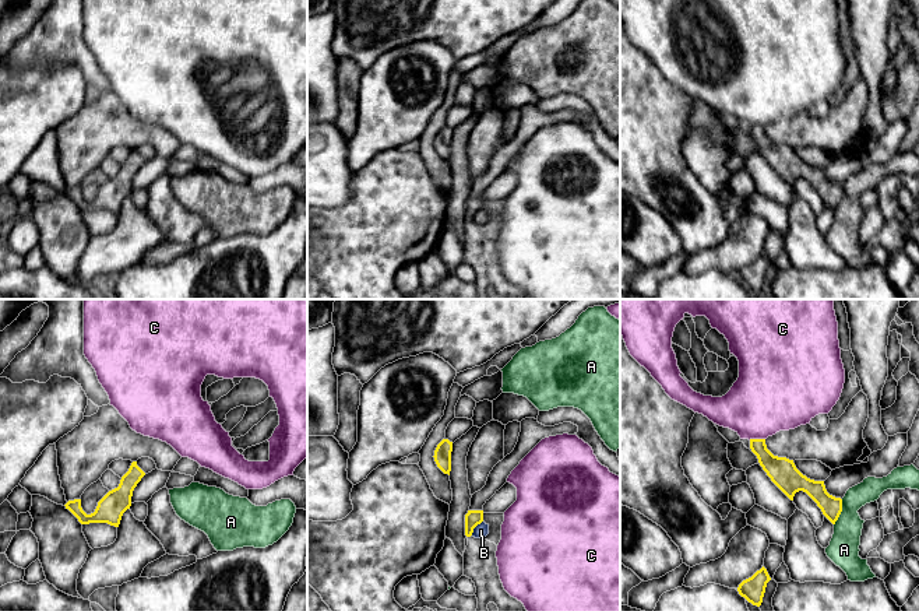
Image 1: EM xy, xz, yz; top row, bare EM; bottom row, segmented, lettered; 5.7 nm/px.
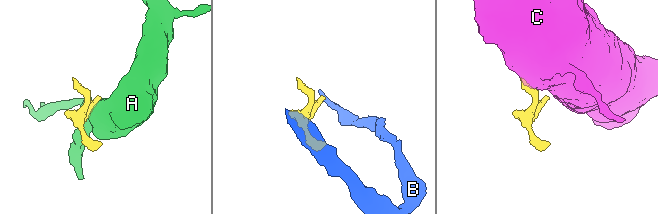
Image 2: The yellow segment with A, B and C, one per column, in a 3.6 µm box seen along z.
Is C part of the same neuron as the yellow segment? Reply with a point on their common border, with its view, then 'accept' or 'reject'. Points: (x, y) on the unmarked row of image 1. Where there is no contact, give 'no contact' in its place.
contact yz (756, 126); accept

